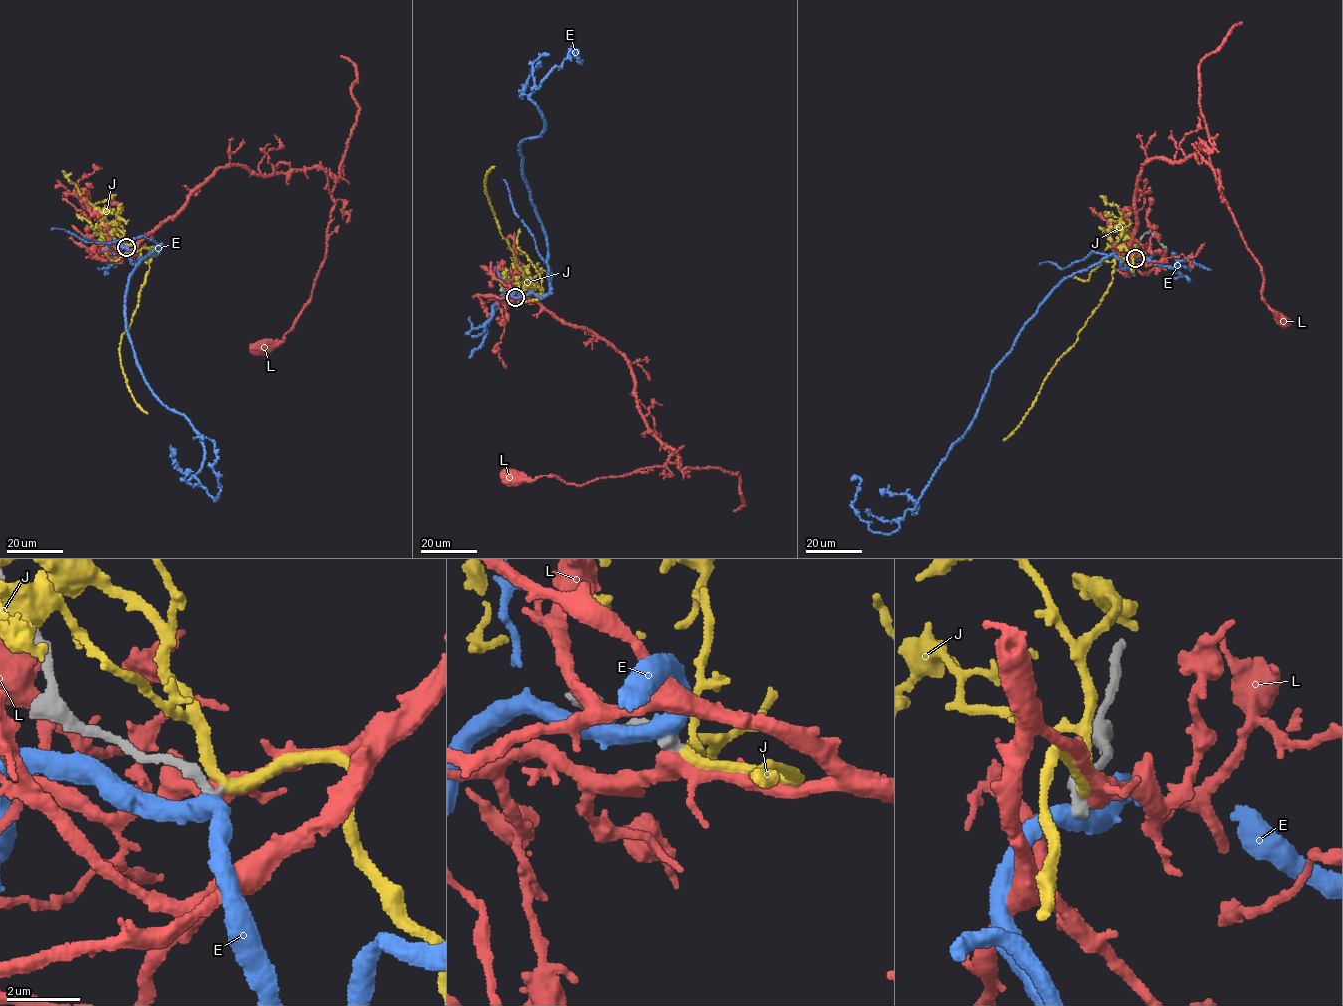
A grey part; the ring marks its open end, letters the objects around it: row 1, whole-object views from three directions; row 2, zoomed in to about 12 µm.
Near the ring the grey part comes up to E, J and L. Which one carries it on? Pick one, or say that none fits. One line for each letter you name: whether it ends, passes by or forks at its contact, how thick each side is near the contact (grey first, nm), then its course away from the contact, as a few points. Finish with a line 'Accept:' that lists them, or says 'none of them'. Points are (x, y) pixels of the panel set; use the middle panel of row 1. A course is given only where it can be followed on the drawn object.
Accept: none of them

